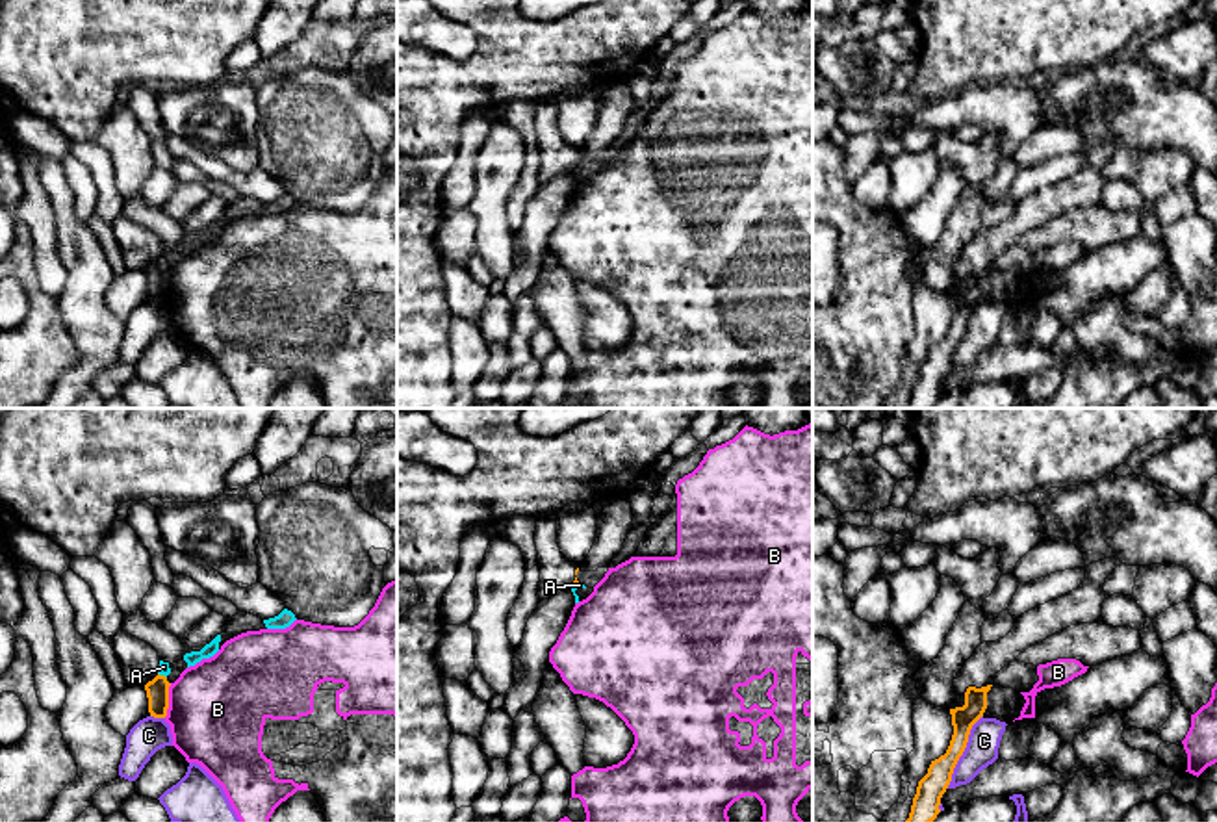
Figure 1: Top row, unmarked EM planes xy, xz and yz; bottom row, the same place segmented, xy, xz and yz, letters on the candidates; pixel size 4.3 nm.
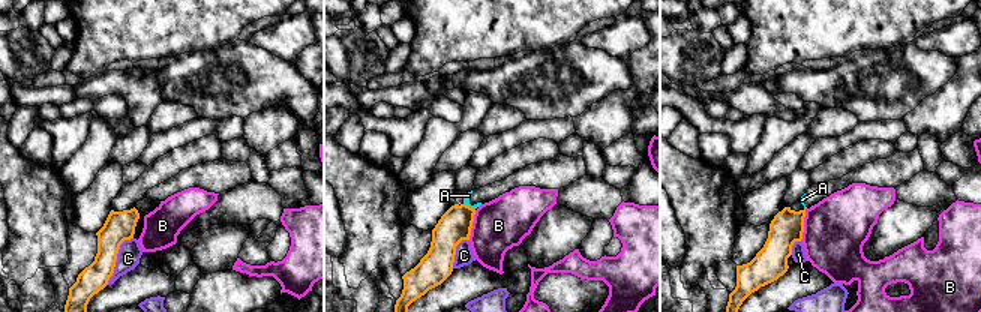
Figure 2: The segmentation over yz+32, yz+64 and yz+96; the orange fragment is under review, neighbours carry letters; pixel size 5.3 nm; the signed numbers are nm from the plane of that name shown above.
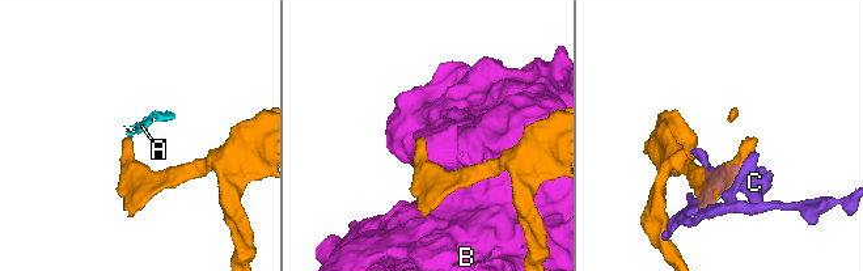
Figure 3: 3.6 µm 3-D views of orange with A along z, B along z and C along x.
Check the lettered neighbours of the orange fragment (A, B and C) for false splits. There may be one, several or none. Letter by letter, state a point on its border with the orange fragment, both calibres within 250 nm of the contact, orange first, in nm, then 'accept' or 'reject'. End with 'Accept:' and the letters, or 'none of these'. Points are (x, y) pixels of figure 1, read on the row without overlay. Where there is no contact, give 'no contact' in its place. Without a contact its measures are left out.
A: xy (162, 260) | 100/50 nm | reject
B: xy (167, 284) | 100/420 nm | reject
C: yz (963, 334) | 120/140 nm | reject
Accept: none of these

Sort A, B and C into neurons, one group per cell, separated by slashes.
A / B / C

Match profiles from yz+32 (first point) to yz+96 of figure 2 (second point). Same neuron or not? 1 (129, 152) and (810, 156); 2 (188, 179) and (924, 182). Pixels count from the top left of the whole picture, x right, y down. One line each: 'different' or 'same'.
1: different
2: different

